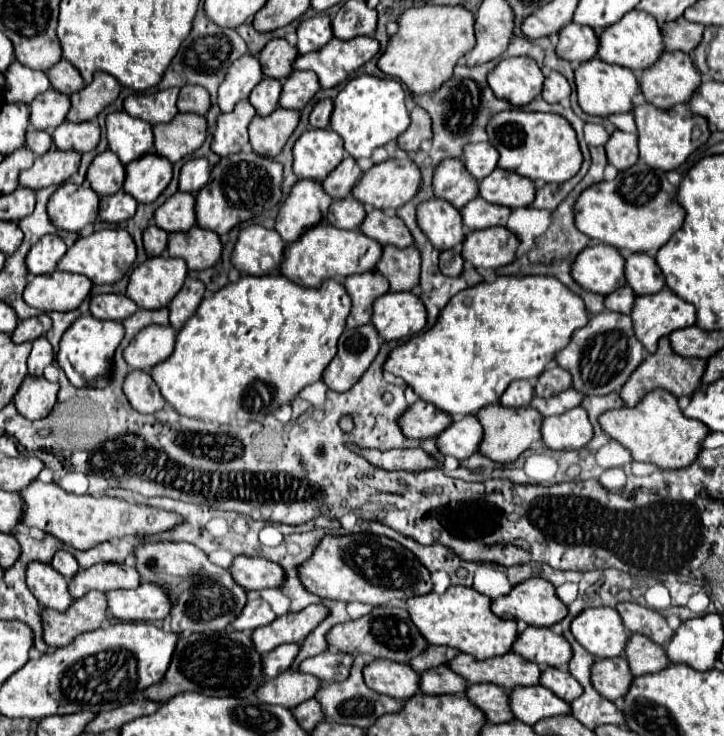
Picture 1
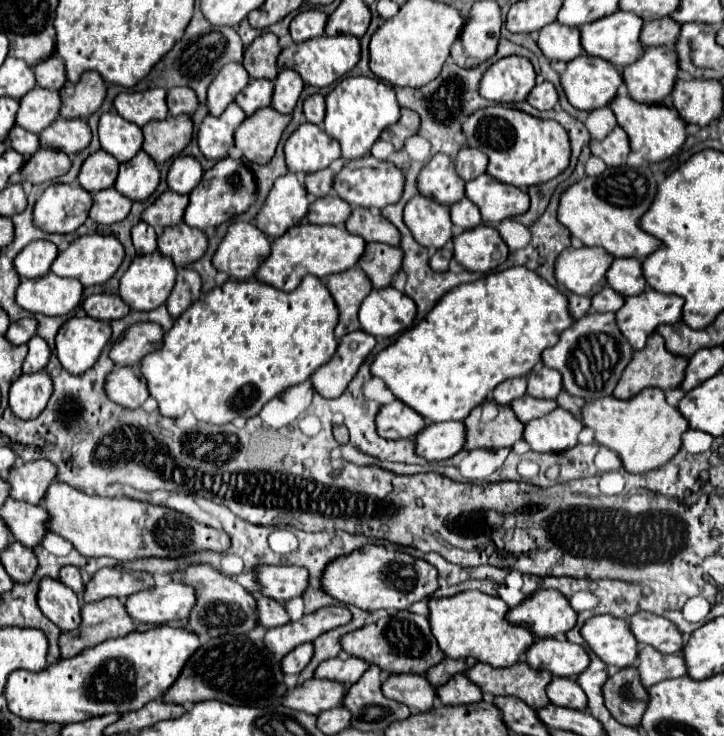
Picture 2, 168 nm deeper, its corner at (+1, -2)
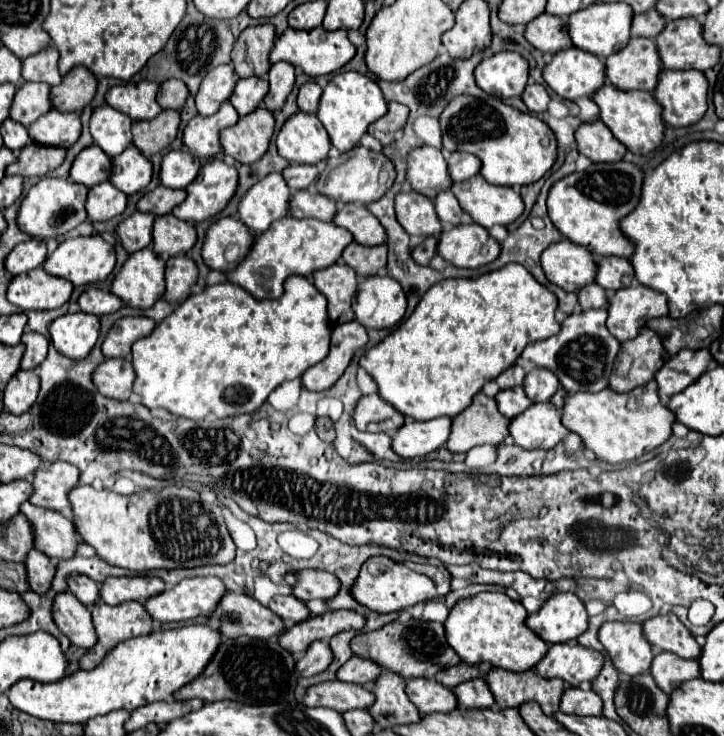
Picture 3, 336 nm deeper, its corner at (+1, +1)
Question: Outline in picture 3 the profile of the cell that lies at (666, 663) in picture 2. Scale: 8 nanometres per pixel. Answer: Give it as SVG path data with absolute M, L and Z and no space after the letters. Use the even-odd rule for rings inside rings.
M658 653L650 673L658 687L670 695L672 689L678 689L684 681L700 677L700 663L696 659L682 659L674 653Z

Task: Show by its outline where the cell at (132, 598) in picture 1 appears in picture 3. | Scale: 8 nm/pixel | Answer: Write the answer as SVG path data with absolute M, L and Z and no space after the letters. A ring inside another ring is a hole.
M218 577L182 579L172 589L148 599L144 605L154 621L188 621L196 617L210 617L214 607L222 601L228 587Z

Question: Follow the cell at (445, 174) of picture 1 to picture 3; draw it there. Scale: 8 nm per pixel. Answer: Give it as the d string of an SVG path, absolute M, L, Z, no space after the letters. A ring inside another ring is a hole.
M430 145L414 147L408 153L406 179L416 193L422 193L430 199L434 199L436 193L452 185L448 177L448 165L446 165L442 151Z

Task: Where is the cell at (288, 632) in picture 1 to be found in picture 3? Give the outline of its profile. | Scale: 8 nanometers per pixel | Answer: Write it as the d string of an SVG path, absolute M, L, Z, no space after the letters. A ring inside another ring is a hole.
M330 611L318 617L310 617L302 623L296 623L286 629L284 635L280 635L280 645L290 653L300 653L300 657L306 653L308 645L312 641L328 641L334 635L354 629L360 631L364 627L366 619L364 615L356 611Z

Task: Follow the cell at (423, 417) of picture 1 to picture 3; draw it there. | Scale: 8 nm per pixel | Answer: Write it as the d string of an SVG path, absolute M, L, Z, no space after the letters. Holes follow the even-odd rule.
M376 393L360 397L352 413L352 419L360 431L390 435L396 433L396 429L404 423L404 417L392 405L386 405Z

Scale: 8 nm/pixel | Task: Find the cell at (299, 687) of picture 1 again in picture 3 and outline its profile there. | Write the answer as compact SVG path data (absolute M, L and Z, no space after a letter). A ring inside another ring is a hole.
M328 681L314 685L306 691L304 705L306 707L328 707L338 713L346 713L350 709L370 709L374 701L374 693L360 685L348 685L342 681Z

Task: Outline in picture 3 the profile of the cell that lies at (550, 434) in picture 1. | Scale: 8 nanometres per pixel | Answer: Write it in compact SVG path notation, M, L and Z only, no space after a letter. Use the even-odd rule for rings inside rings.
M550 401L534 403L524 413L516 415L510 421L508 431L514 443L522 449L552 449L568 433Z

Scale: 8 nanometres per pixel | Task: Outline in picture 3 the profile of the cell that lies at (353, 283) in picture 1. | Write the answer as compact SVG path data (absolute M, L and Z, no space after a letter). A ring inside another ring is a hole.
M338 261L332 267L316 271L312 283L328 299L328 315L334 325L354 319L350 303L358 287L358 277L352 267Z

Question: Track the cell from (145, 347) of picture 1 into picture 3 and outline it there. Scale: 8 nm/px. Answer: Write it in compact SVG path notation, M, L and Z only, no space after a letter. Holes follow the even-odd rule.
M122 317L122 319L118 319L110 327L110 331L102 343L104 357L126 357L132 349L132 343L138 341L140 337L152 333L154 327L156 327L156 323L150 317Z

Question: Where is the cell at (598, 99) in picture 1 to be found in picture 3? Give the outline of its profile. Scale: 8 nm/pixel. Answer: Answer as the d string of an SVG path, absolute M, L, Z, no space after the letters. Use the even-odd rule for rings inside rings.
M570 47L552 55L552 61L542 69L546 85L562 99L590 97L604 85L604 63L582 49Z

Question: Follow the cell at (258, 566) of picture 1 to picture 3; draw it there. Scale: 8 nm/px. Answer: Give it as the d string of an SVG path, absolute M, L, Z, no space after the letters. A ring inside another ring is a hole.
M306 569L296 573L298 583L294 587L294 595L302 601L310 599L332 599L340 591L340 579L334 577L332 573L326 571L316 571L316 569Z

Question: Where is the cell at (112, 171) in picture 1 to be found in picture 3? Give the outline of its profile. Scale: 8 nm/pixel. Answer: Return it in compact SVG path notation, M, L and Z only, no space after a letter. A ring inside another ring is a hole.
M90 145L76 155L70 169L70 177L80 185L92 187L106 181L110 177L110 169L110 157L102 149L98 149L98 145Z

